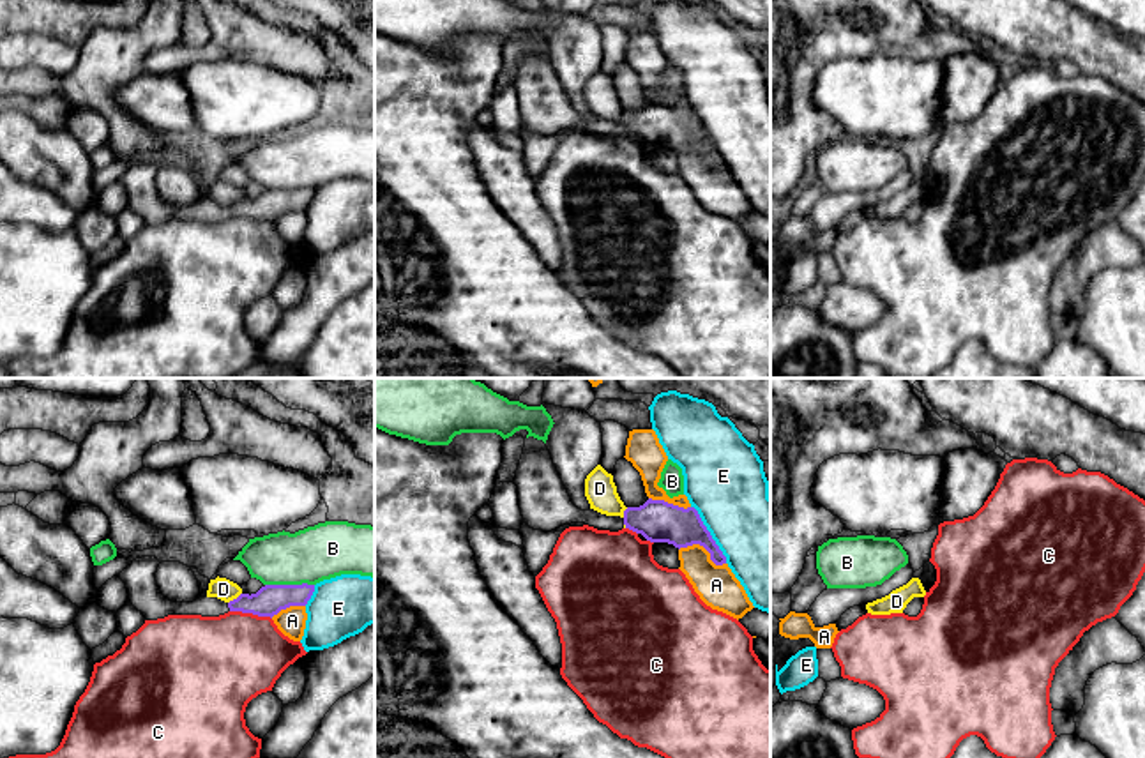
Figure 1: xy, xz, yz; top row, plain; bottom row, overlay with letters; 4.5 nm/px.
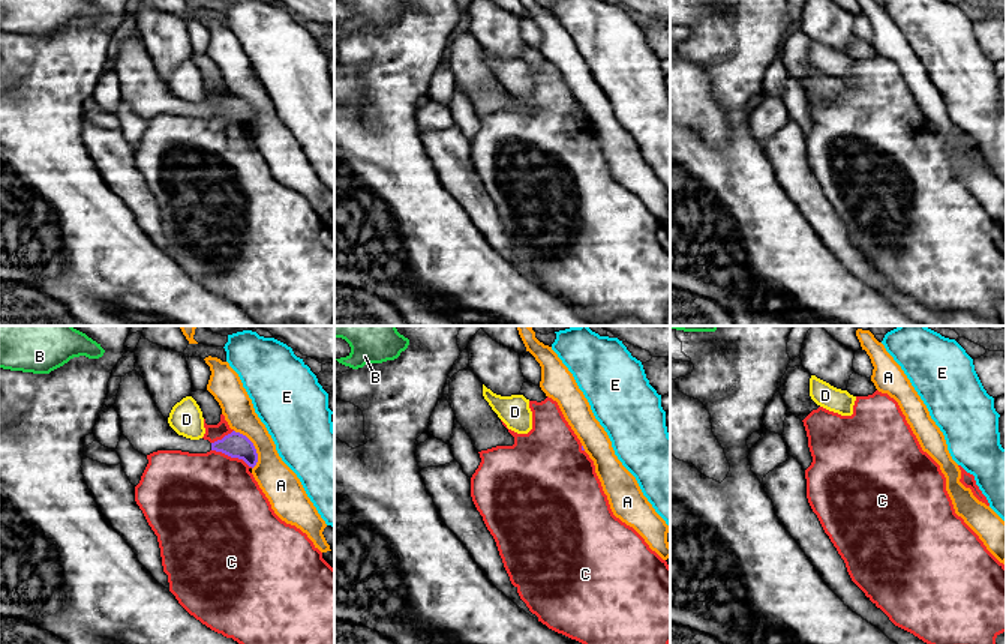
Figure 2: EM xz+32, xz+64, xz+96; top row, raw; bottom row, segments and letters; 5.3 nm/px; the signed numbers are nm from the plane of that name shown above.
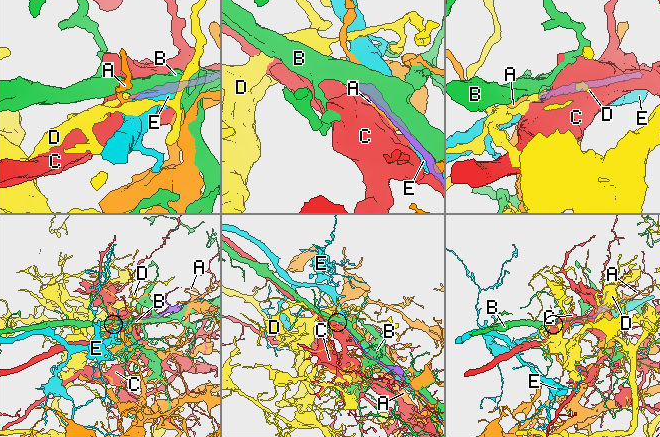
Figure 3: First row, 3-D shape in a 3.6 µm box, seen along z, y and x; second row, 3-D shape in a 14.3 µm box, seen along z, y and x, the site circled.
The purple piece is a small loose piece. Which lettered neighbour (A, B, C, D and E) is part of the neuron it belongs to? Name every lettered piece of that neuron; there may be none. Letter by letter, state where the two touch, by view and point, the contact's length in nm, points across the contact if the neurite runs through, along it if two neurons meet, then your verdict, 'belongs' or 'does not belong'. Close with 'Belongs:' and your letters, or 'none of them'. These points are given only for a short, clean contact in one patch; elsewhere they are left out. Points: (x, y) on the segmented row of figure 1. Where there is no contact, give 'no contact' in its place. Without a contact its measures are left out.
A: meets purple in xz at (704, 546); contact 220 nm long; does not belong
B: meets purple in xy at (288, 585); contact 220 nm long; does not belong
C: meets purple in xy at (251, 612); contact 200 nm long; does not belong
D: meets purple in xy at (234, 599); contact 80 nm long; border along xy (241, 592), (228, 603); does not belong
E: meets purple in xz at (709, 534); contact 300 nm long; does not belong
Belongs: none of them

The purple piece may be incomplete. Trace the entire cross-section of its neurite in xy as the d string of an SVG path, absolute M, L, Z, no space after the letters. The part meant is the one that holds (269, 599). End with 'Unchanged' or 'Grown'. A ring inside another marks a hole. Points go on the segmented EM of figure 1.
M141 557L118 574L125 583L129 604L133 604L147 620L164 618L168 615L201 615L219 617L228 611L253 613L258 617L274 617L290 606L306 606L315 592L315 585L265 585L256 594L240 594L224 603L217 597L200 597L193 603L173 603L166 599L155 581L159 567L155 557Z. Grown

